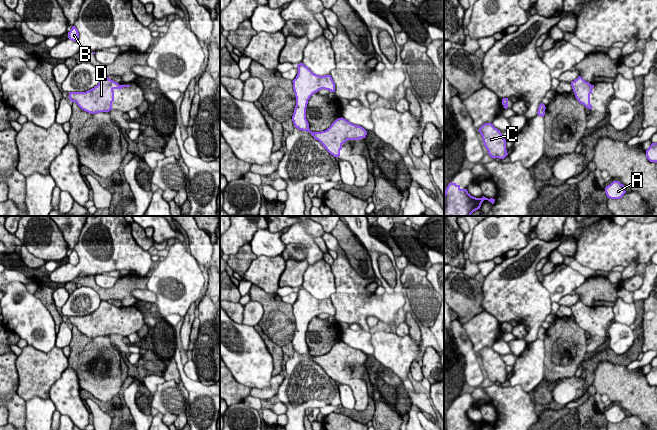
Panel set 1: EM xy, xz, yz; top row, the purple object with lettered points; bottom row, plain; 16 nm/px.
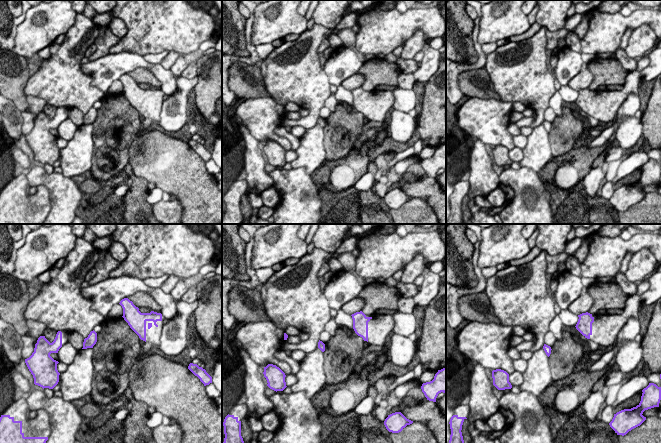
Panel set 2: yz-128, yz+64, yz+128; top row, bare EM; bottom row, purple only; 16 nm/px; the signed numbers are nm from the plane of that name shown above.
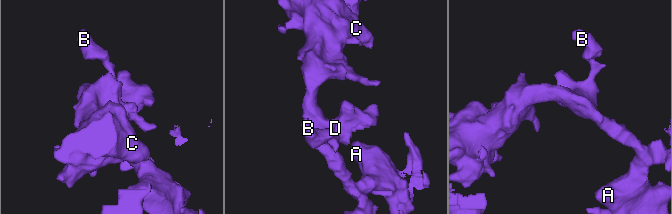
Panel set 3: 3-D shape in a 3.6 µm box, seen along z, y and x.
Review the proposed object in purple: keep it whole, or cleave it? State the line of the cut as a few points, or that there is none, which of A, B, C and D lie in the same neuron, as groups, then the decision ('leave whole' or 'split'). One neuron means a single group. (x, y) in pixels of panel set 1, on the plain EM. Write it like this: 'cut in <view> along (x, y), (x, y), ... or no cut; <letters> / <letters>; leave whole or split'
no cut; A B C D; leave whole

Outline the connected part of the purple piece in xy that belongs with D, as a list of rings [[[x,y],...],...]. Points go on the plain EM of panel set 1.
[[[101,301],[99,308],[86,316],[70,316],[69,323],[91,338],[109,336],[114,325],[113,314],[123,311],[130,311],[130,309],[119,309],[108,301]]]

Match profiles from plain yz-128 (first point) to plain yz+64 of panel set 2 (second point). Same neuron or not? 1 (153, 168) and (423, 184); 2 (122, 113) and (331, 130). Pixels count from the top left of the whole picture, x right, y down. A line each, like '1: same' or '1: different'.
1: same
2: same

